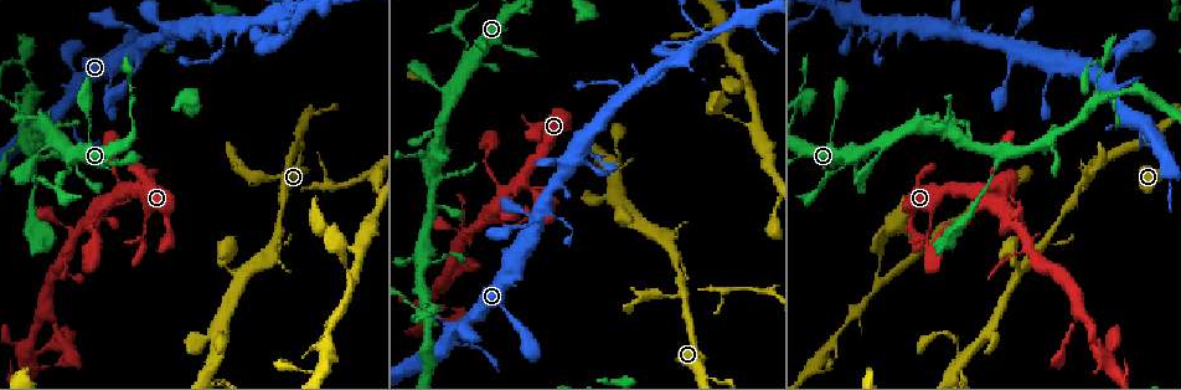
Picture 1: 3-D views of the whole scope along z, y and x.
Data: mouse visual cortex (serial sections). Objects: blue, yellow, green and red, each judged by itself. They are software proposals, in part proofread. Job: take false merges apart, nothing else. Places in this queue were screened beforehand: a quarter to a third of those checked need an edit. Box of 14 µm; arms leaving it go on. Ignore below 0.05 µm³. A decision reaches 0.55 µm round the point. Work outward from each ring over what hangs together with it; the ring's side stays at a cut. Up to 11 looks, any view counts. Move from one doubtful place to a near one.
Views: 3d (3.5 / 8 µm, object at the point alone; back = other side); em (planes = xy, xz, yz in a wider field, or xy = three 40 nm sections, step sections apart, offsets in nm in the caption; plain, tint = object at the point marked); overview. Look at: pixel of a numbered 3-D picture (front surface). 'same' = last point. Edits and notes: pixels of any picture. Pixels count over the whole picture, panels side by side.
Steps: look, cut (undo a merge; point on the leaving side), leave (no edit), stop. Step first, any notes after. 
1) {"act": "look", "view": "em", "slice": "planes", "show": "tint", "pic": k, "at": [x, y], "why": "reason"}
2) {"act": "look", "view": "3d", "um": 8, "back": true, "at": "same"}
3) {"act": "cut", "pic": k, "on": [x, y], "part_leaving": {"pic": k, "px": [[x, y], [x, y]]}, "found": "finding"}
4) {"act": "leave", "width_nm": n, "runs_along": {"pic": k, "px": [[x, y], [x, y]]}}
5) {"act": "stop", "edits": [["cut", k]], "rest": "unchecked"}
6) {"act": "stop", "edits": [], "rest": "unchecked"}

{"act": "look", "view": "3d", "um": 3.5, "pic": 1, "at": [60, 186], "why": "a narrow waist"}

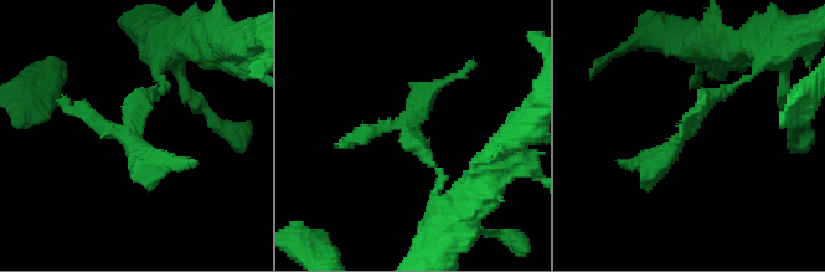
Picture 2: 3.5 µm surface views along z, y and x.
{"act": "look", "view": "em", "slice": "xy", "step": 2, "show": "tint", "pic": 2, "at": [132, 136], "why": "need the tissue"}

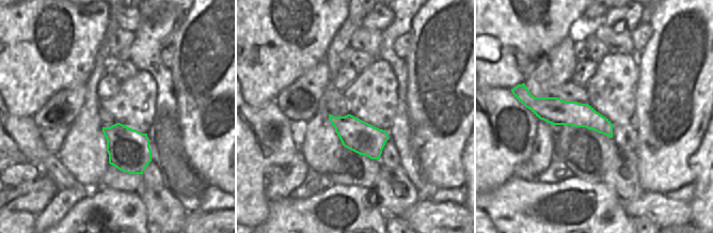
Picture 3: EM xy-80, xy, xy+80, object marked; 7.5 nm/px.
{"act": "leave", "runs_along": {"pic": 3, "px": [[527, 99], [585, 115], [609, 134]]}, "found": "all the same cell"}

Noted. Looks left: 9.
{"act": "look", "view": "em", "slice": "planes", "show": "tint", "pic": 1, "at": [681, 291], "why": "a fork"}

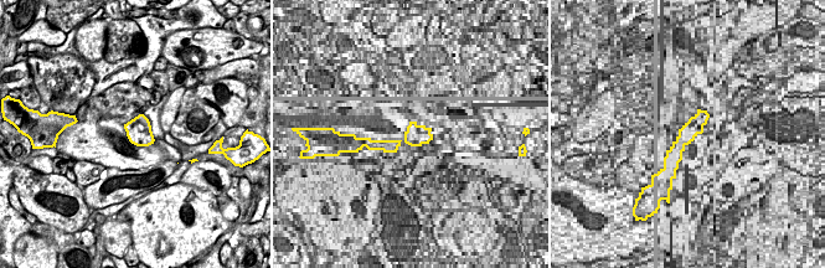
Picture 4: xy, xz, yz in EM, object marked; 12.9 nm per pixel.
{"act": "look", "view": "3d", "um": 3.5, "at": "same", "why": "wider look"}

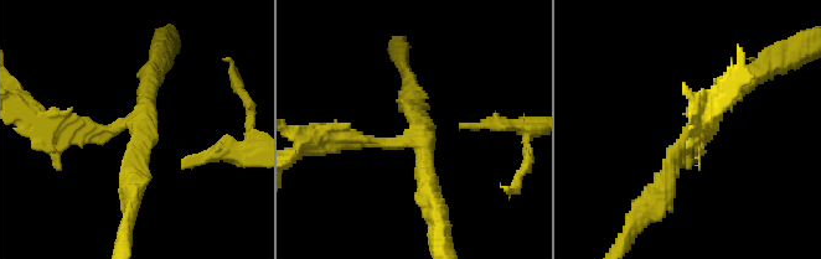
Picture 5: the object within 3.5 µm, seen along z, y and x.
{"act": "cut", "pic": 5, "on": [58, 136], "width_nm": 320, "part_leaving": {"pic": 5, "px": [[97, 130], [47, 127], [32, 115]]}, "found": "a second cell is stuck on"}

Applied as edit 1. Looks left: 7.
{"act": "look", "view": "overview"}

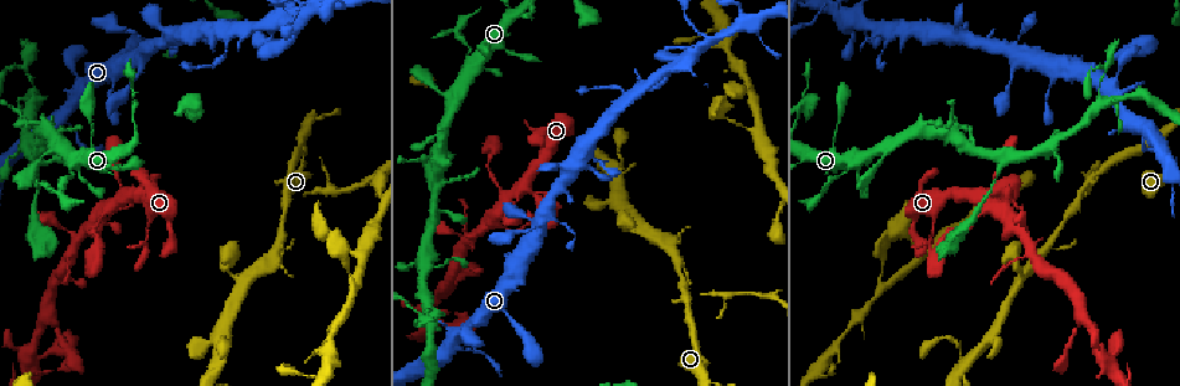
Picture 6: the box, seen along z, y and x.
{"act": "look", "view": "3d", "um": 3.5, "pic": 6, "at": [433, 211], "why": "four or more arms meet"}

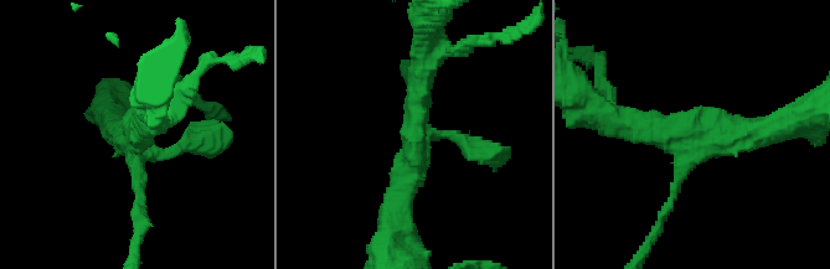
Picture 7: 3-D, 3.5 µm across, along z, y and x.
{"act": "look", "view": "em", "slice": "xy", "step": 5, "show": "tint", "pic": 7, "at": [688, 127], "arms": 4, "arm_widths_nm": [150, 150, 300, 350], "why": "need the tissue"}

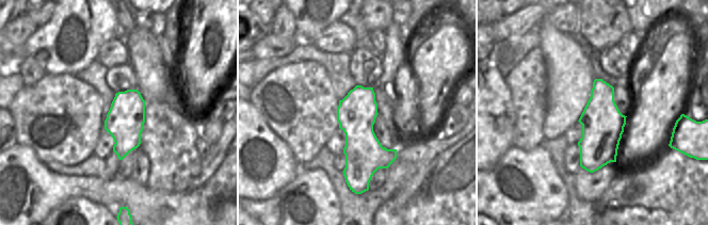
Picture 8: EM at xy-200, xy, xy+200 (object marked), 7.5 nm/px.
{"act": "leave", "width_nm": 300, "runs_along": {"pic": 7, "px": [[426, 50], [413, 166], [395, 205]]}, "found": "all the same cell"}

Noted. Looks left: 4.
{"act": "look", "view": "3d", "um": 3.5, "back": true, "pic": 6, "at": [1106, 69]}

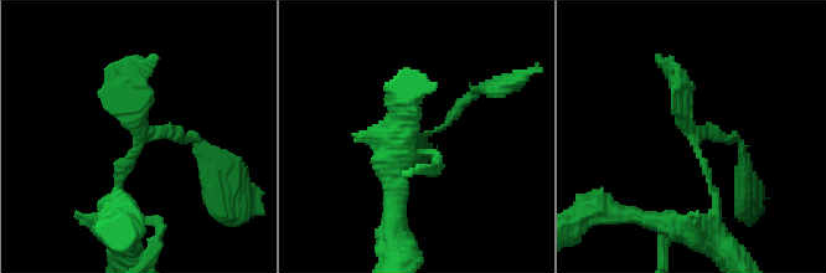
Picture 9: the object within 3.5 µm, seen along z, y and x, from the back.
{"act": "look", "view": "em", "slice": "planes", "show": "tint", "pic": 9, "at": [419, 140], "arms": 3, "arm_widths_nm": [100, 150, 250]}

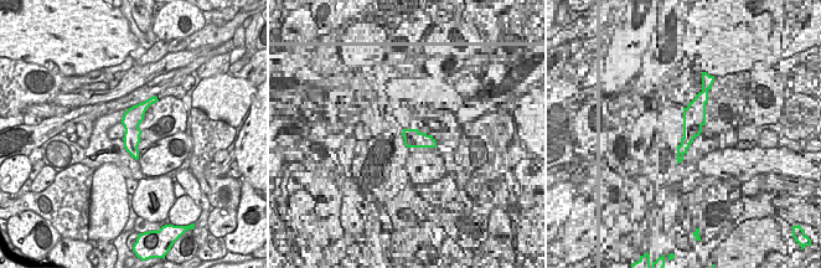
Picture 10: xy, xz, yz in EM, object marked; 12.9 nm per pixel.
{"act": "look", "view": "em", "slice": "xy", "step": 1, "show": "tint", "at": "same", "why": "another direction"}

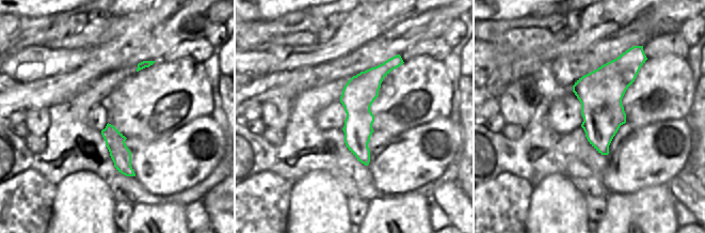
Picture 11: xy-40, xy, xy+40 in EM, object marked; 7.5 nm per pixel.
{"act": "leave", "width_nm": 240, "runs_along": {"pic": 11, "px": [[397, 59], [359, 93], [366, 161]]}, "found": "all the same cell"}

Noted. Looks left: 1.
{"act": "stop", "edits": [["cut", 5]], "rest": "unchecked"}

